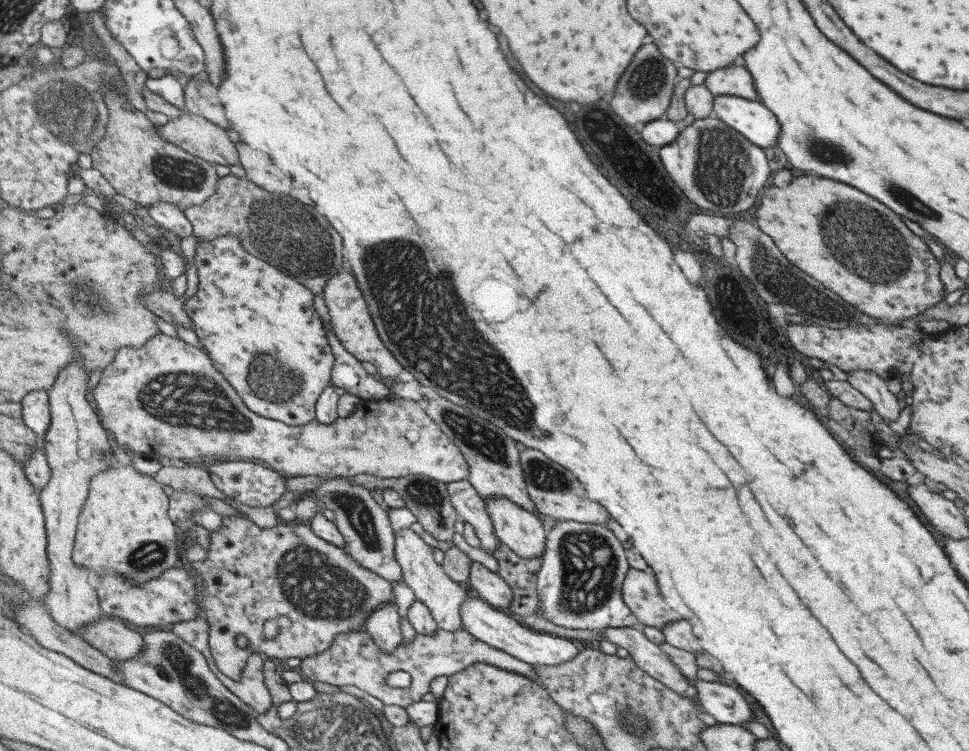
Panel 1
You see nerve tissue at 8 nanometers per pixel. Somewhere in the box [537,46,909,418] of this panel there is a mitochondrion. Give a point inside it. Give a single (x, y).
(772, 274)

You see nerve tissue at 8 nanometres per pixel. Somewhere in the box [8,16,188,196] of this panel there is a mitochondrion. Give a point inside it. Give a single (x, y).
(63, 110)

